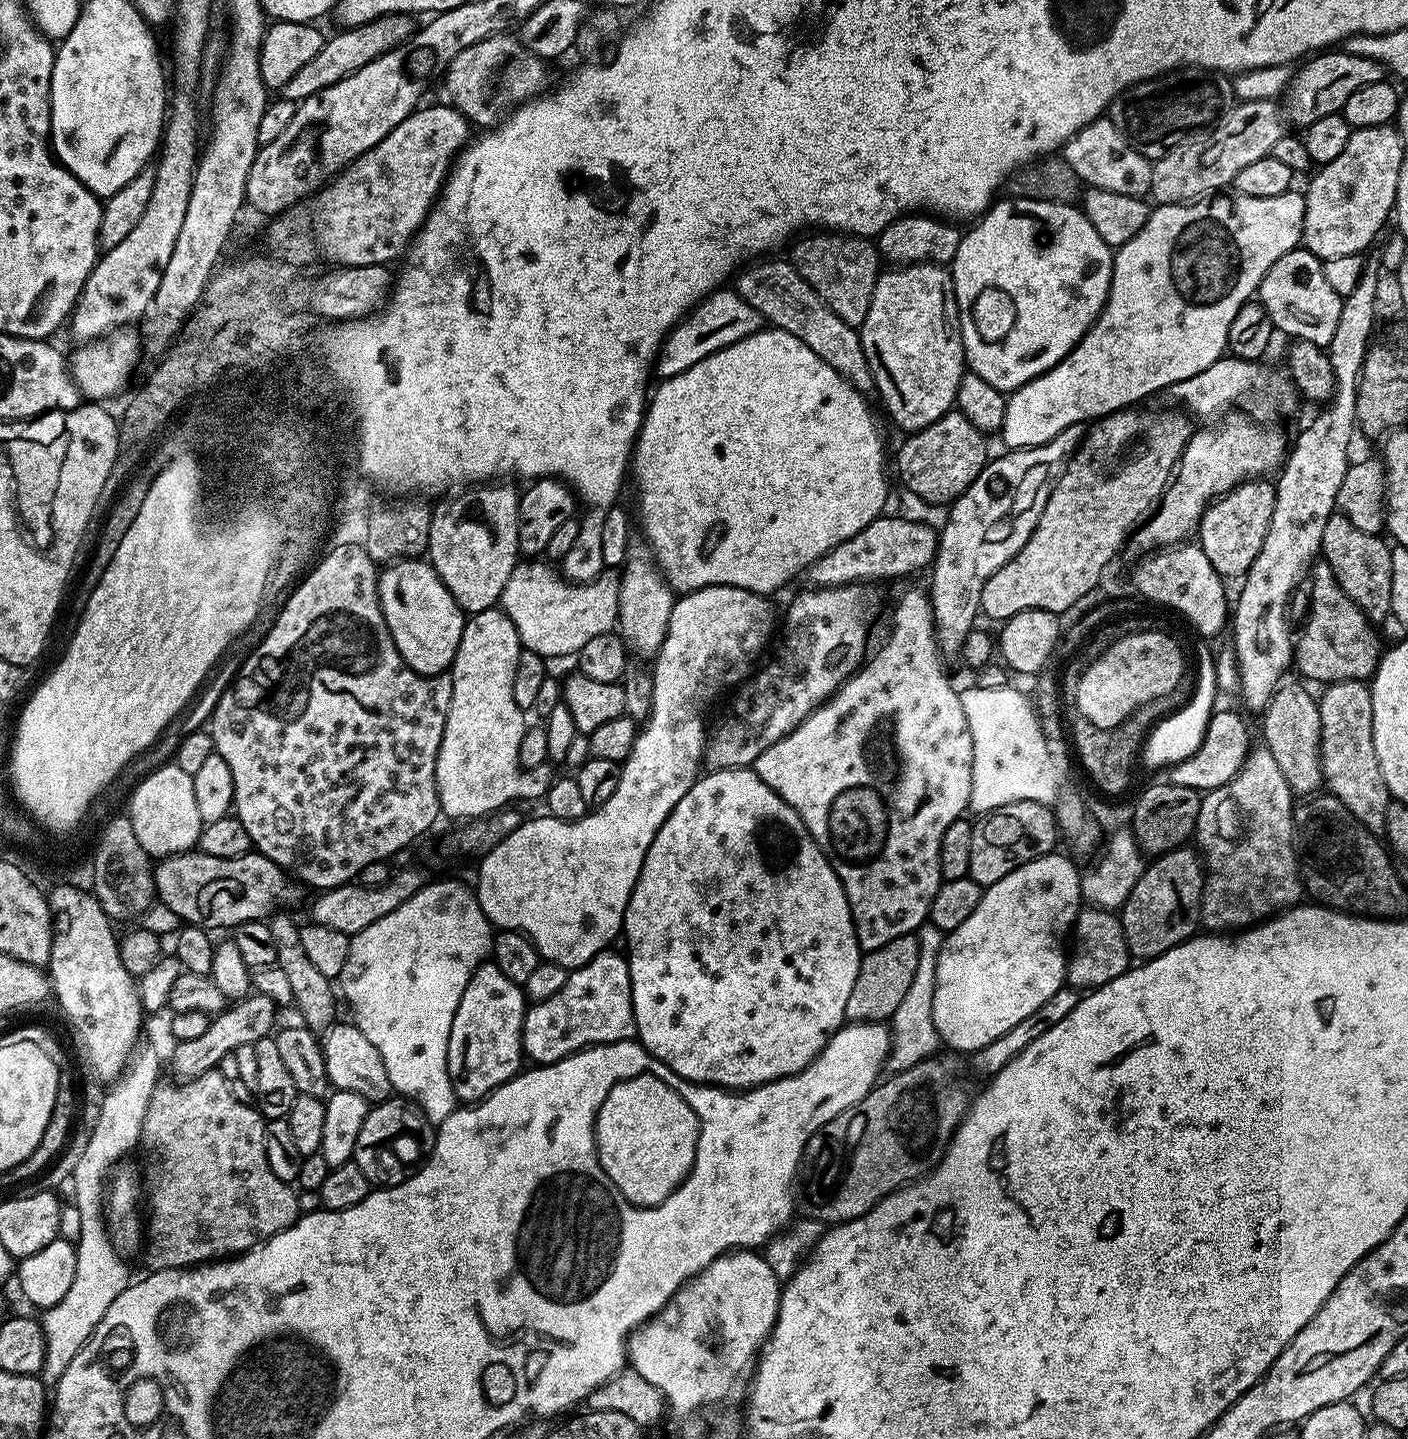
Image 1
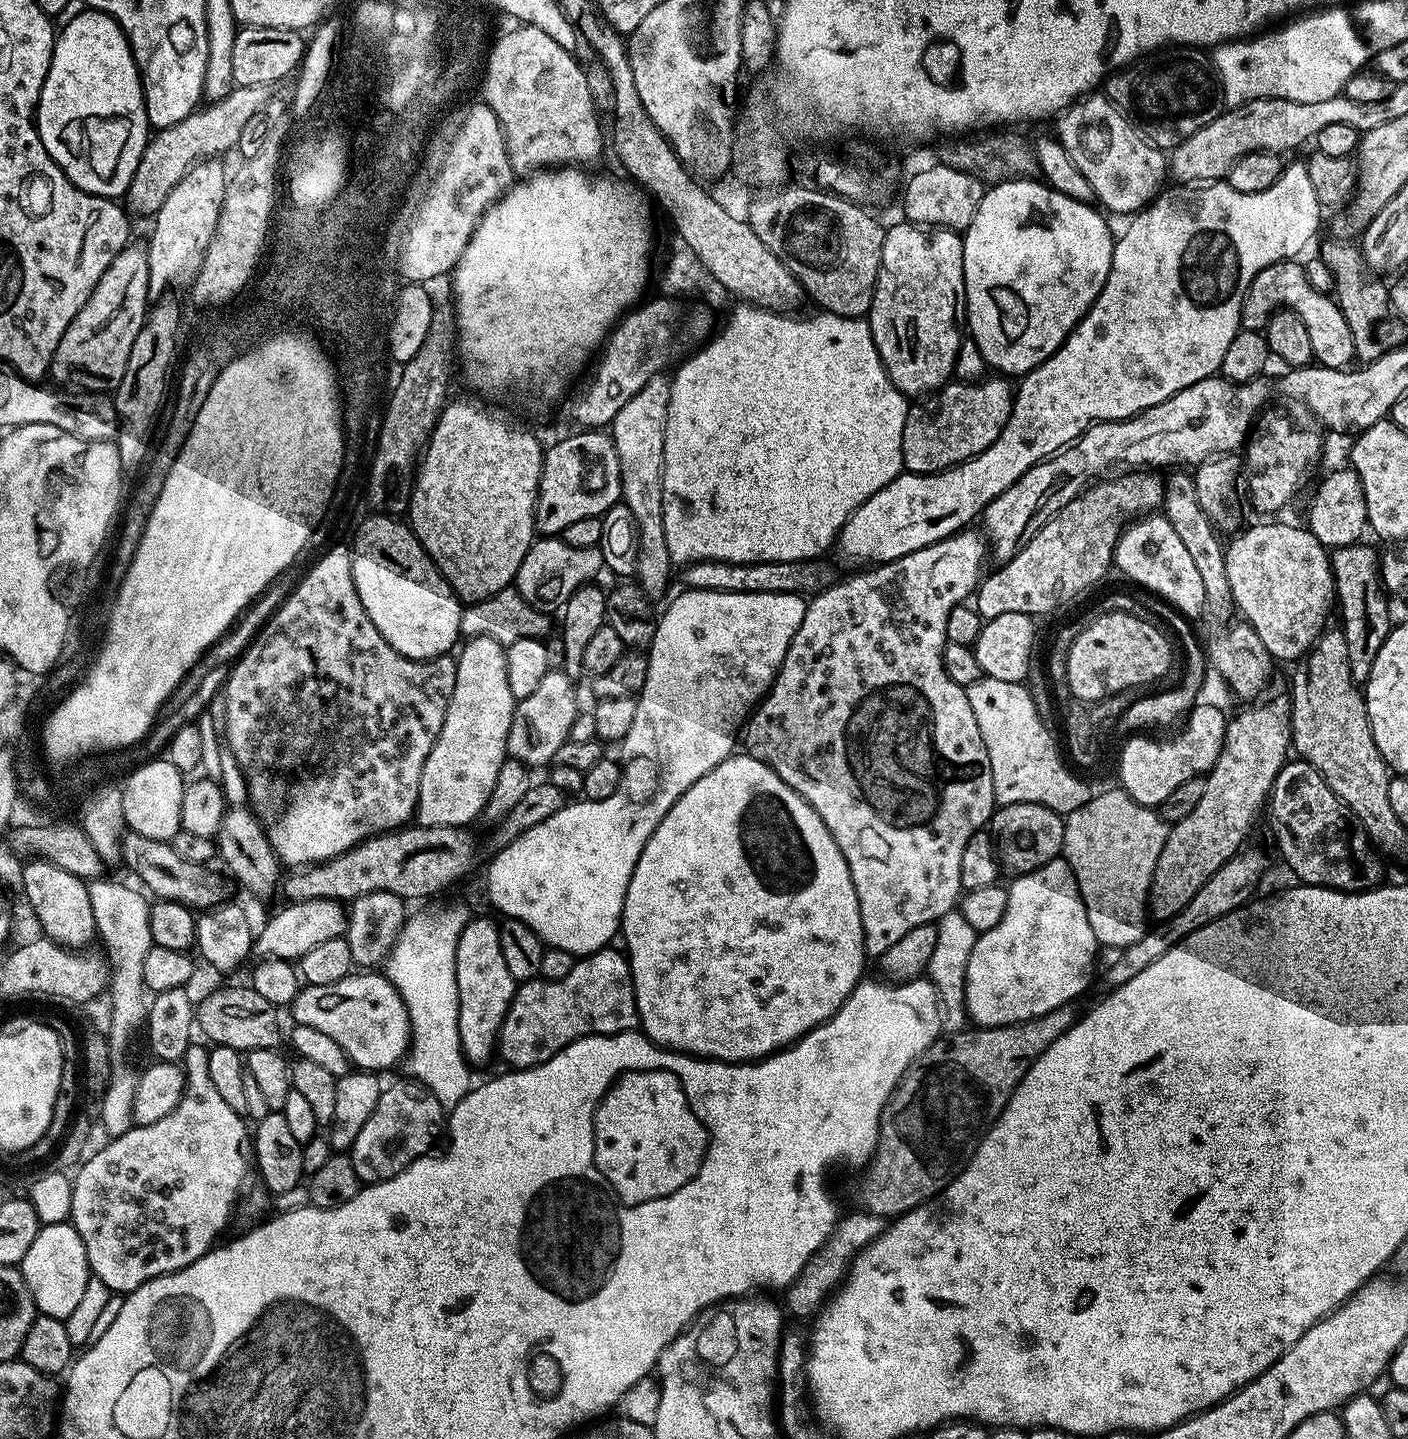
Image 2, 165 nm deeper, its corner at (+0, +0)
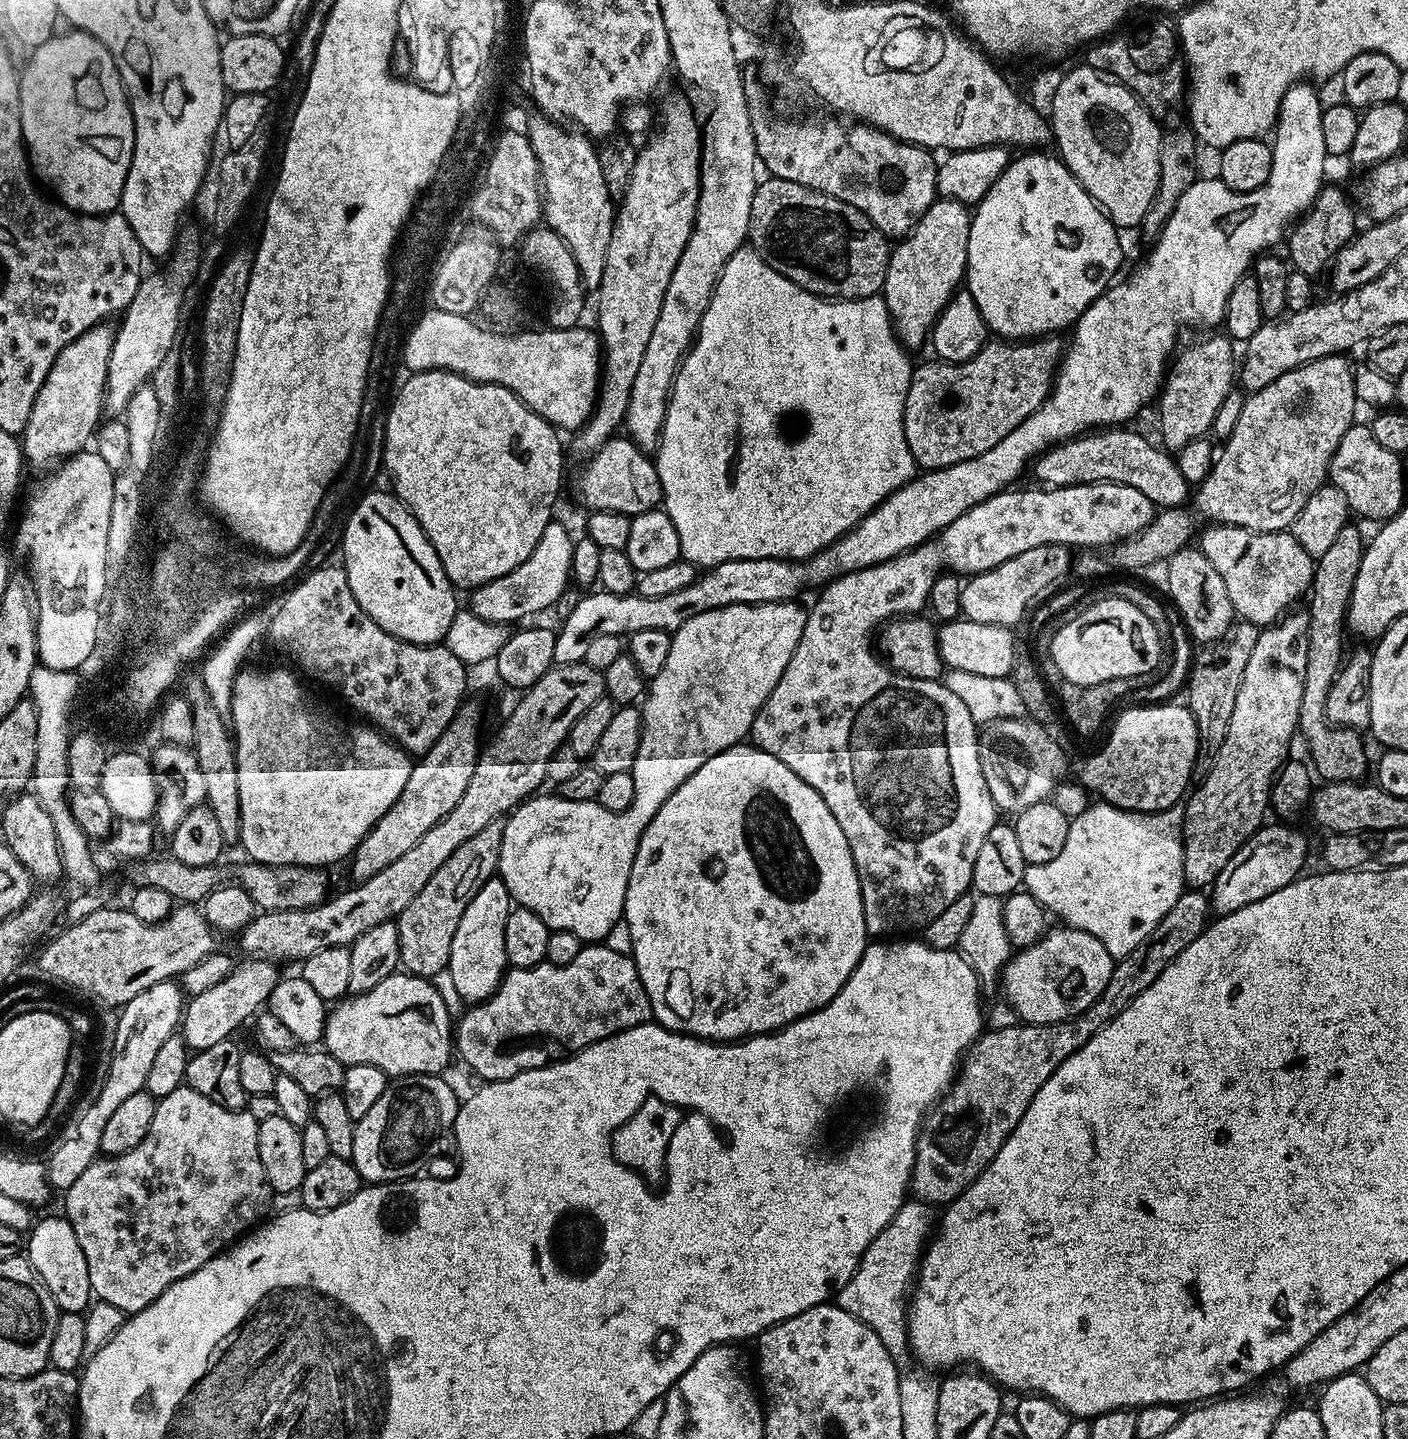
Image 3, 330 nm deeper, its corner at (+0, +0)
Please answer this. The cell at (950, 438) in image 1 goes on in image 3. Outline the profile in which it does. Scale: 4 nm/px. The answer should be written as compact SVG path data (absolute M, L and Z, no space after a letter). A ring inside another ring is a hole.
M1055 335L1042 336L1023 342L1009 342L1003 338L993 339L974 358L961 364L924 364L912 374L912 384L906 394L904 407L904 433L906 446L921 469L931 470L954 466L978 454L986 454L990 446L998 446L1010 430L1014 430L1034 410L1042 406L1044 399L1052 391L1052 381L1056 379L1056 370L1062 359L1062 344Z

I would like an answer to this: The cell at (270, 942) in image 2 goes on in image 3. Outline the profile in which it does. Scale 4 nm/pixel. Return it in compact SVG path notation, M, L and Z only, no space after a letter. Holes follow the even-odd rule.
M244 958L233 967L232 972L222 982L202 990L202 994L187 1001L182 1017L182 1035L189 1049L201 1052L206 1046L215 1046L218 1042L229 1039L235 1028L251 1021L267 1005L272 987L276 985L277 965L271 960Z

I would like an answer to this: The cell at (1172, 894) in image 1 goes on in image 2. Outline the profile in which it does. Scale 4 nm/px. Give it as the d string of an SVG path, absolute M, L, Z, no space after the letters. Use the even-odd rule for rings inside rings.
M1280 688L1270 692L1245 703L1244 709L1236 717L1233 715L1229 719L1222 754L1218 754L1218 762L1214 762L1211 772L1207 773L1205 790L1198 806L1194 807L1186 818L1173 823L1168 829L1166 846L1162 846L1162 854L1158 854L1152 888L1148 891L1148 906L1157 921L1168 920L1178 914L1178 910L1182 910L1182 906L1186 906L1186 902L1190 902L1190 898L1194 898L1194 894L1198 894L1198 890L1206 886L1208 879L1231 856L1235 856L1245 847L1244 839L1247 838L1256 815L1259 812L1261 815L1265 807L1274 778L1284 769L1289 759L1292 748L1292 701L1285 689L1284 692Z

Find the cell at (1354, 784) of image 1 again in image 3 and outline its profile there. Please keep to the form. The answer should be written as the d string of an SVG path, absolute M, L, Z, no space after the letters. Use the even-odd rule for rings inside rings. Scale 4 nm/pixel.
M1349 522L1340 533L1338 539L1328 547L1326 554L1322 554L1315 561L1316 569L1312 575L1312 587L1307 597L1306 611L1310 614L1310 630L1308 631L1308 653L1306 654L1306 682L1302 690L1302 706L1300 707L1299 735L1304 735L1308 743L1308 752L1312 755L1311 767L1315 775L1324 782L1335 782L1338 780L1351 780L1360 782L1369 775L1370 760L1368 764L1368 752L1364 749L1364 740L1355 728L1337 728L1326 718L1326 694L1330 694L1330 686L1335 682L1340 665L1346 655L1344 648L1344 636L1346 637L1346 621L1348 618L1348 603L1354 590L1354 578L1358 578L1358 566L1362 566L1364 549L1366 547L1365 537L1360 537L1360 532L1355 528L1355 523Z

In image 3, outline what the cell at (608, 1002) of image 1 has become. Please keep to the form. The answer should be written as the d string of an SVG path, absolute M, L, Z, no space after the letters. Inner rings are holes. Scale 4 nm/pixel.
M600 942L585 946L578 958L566 966L545 962L533 968L509 967L491 998L467 1010L469 1012L465 1011L455 1025L454 1048L484 1082L509 1080L526 1070L544 1068L565 1054L581 1052L594 1042L652 1020L650 998L631 955L618 954Z

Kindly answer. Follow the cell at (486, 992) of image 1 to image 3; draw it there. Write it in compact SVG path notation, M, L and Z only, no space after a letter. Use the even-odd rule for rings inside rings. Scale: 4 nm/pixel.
M493 878L470 898L470 906L466 906L466 914L462 914L462 922L458 922L458 931L454 934L454 946L450 946L450 958L448 959L447 972L450 978L454 978L454 987L458 990L461 1001L469 1005L481 1004L489 1000L494 990L500 985L500 979L504 977L509 967L506 958L506 918L512 913L514 901L506 890L503 880Z

